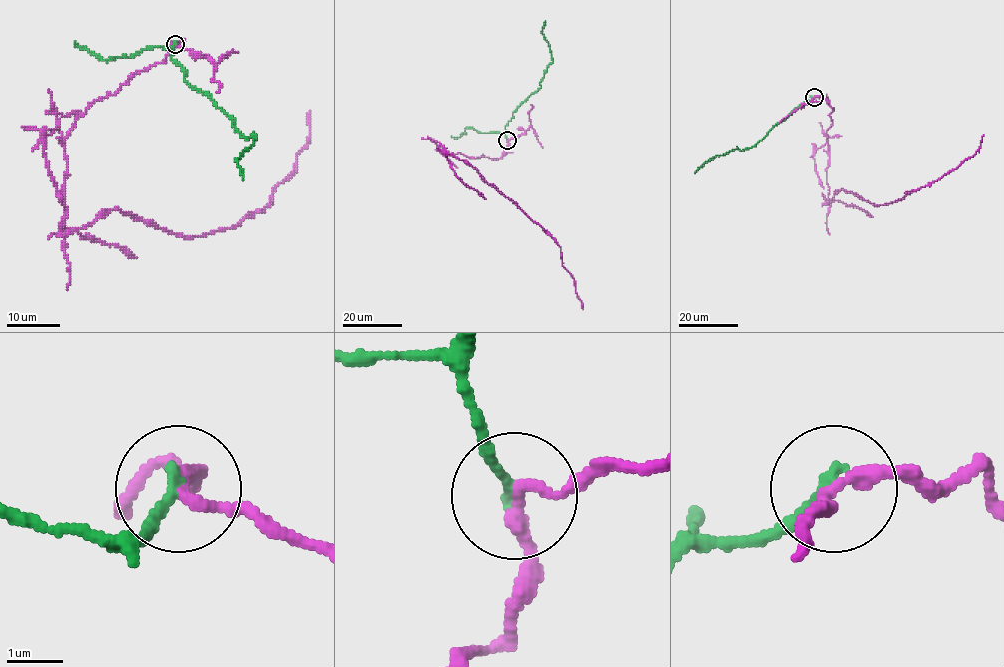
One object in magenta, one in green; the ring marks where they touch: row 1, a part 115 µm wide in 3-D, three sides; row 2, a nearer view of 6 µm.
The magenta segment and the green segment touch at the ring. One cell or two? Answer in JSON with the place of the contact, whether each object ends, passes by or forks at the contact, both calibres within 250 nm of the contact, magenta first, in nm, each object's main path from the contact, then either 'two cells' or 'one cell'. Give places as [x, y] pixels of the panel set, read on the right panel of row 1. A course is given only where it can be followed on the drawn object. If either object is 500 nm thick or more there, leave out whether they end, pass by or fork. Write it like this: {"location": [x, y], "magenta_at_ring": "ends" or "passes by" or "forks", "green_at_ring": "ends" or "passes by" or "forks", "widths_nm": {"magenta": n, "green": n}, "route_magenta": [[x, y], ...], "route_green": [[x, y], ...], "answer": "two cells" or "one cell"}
{"location": [814, 97], "magenta_at_ring": "passes by", "green_at_ring": "ends", "widths_nm": {"magenta": 240, "green": 200}, "route_magenta": [[814, 97], [833, 108], [826, 203], [840, 189], [877, 205], [901, 200], [971, 157], [983, 135]], "route_green": [[814, 97], [776, 123], [751, 147], [736, 148], [716, 156], [694, 173]], "answer": "two cells"}

